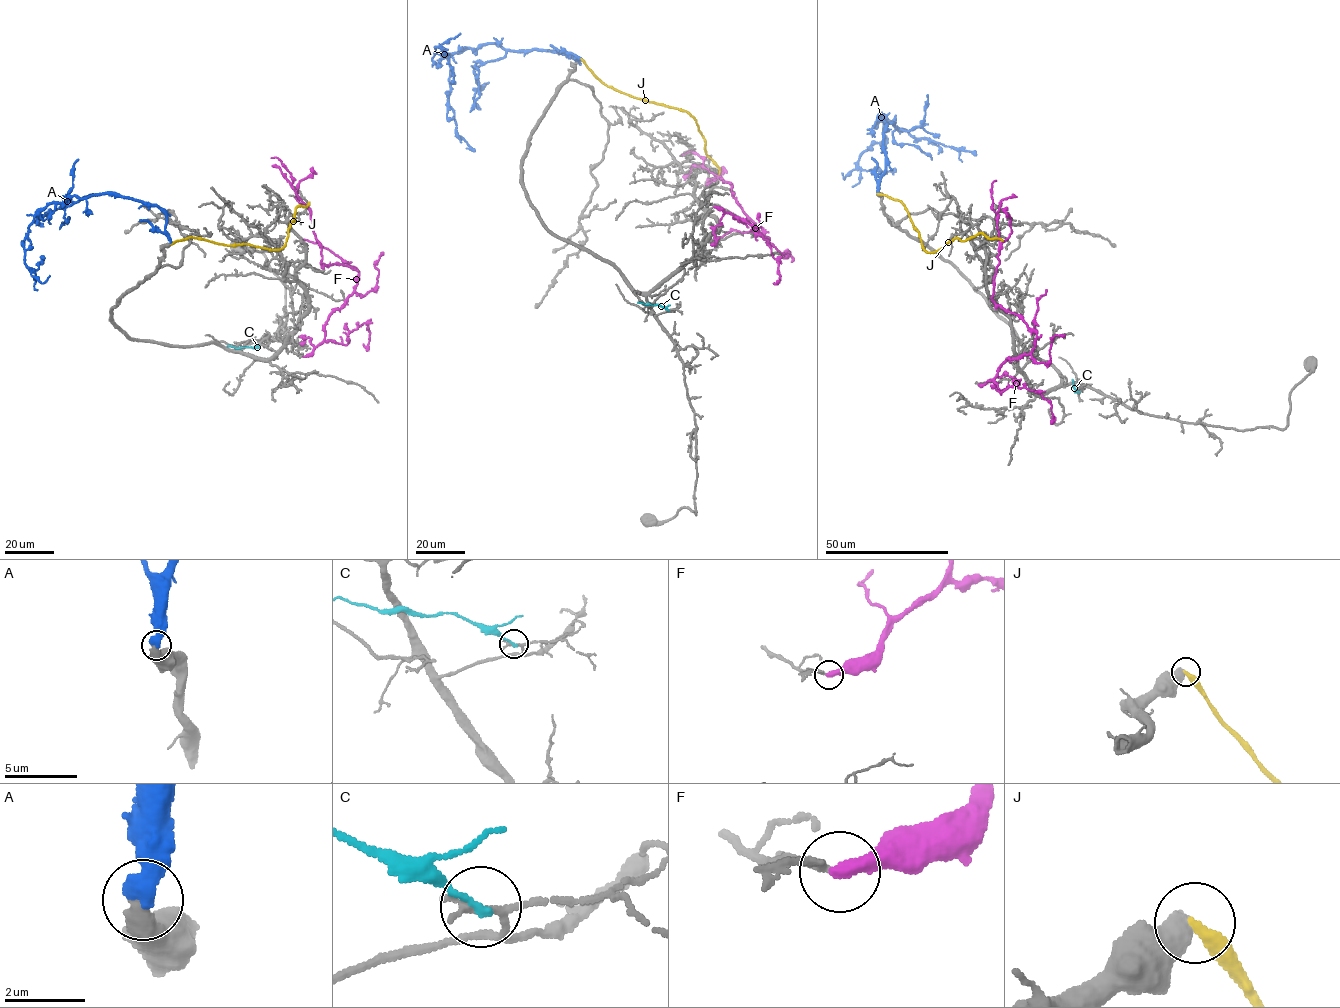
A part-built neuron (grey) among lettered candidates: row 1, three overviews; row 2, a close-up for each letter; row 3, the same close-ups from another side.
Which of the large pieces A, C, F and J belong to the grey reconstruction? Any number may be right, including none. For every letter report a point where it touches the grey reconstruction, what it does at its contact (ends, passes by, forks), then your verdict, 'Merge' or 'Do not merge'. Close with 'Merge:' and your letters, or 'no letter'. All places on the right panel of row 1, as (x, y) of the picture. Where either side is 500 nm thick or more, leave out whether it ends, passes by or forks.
A: Touches grey at (877, 192). Merge
C: Touches grey at (1079, 392). It ends there. Do not merge
F: Touches grey at (978, 384). It ends there. Do not merge
J: Touches grey at (877, 193). Do not merge
Merge: A

